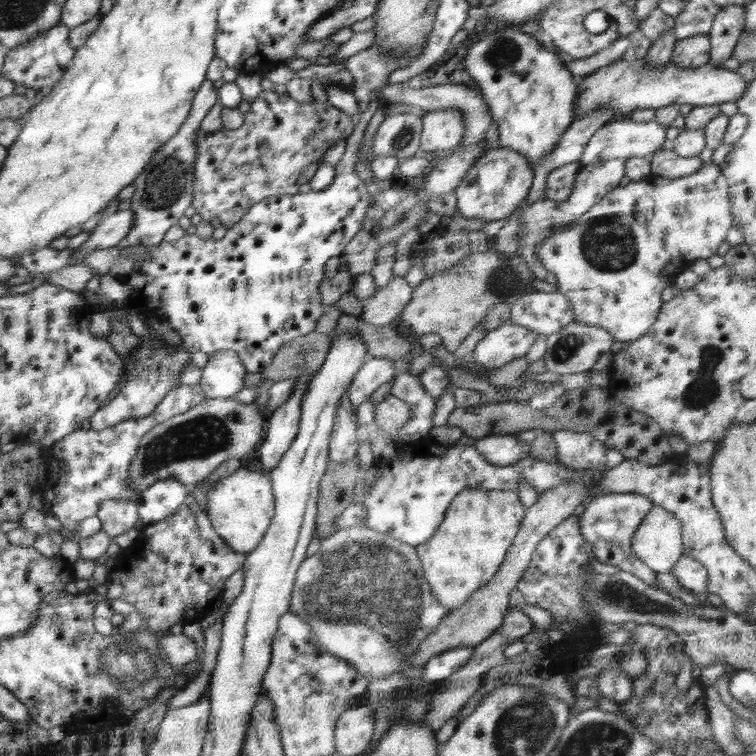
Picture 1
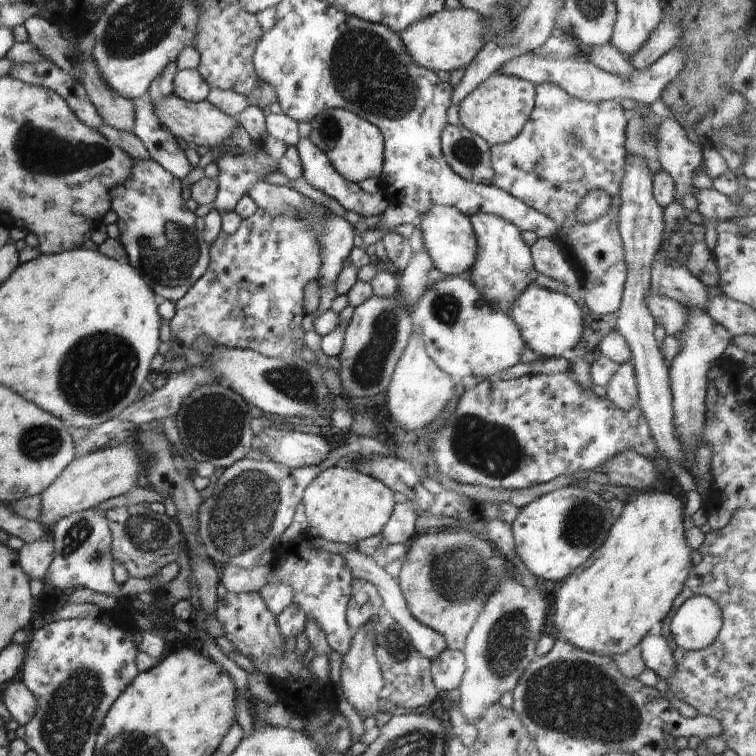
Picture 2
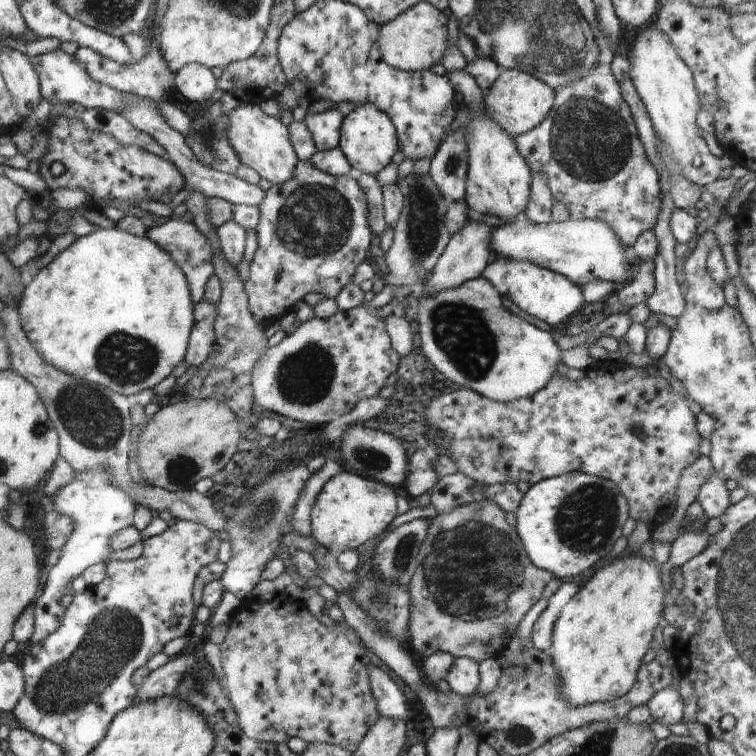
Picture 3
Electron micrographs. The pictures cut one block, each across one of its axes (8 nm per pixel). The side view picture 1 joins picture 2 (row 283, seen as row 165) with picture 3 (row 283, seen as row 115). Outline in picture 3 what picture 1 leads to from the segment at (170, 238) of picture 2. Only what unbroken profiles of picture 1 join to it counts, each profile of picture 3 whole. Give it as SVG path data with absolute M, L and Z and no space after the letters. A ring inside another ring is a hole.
M171 218L155 227L150 227L146 231L146 236L156 242L162 250L166 250L172 260L180 266L180 270L186 276L188 282L188 290L190 290L190 298L193 304L200 302L204 298L204 288L206 282L210 280L210 276L214 275L214 266L212 266L212 256L214 256L214 248L210 246L210 242L206 240L206 235L198 230L191 220L185 218Z

